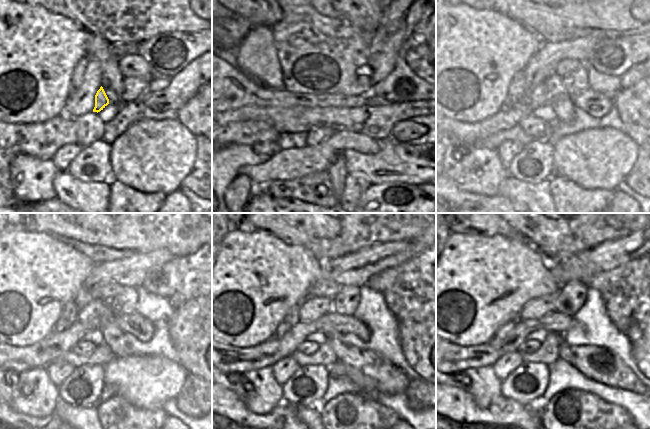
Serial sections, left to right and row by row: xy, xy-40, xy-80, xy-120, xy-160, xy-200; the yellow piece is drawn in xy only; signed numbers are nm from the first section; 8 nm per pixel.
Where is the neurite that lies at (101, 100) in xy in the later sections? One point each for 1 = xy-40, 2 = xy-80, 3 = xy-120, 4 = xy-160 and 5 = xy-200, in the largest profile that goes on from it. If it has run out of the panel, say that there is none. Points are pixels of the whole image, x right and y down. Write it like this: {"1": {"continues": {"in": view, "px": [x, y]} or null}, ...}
{"1": {"continues": {"in": "xy-40", "px": [322, 93]}}, "2": {"continues": {"in": "xy-80", "px": [541, 96]}}, "3": {"continues": {"in": "xy-120", "px": [96, 308]}}, "4": {"continues": {"in": "xy-160", "px": [310, 309]}}, "5": {"continues": {"in": "xy-200", "px": [536, 308]}}}

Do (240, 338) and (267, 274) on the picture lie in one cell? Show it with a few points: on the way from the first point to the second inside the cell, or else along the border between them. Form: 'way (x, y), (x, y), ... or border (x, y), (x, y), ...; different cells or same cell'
way (253, 322), (256, 315), (256, 290); same cell

